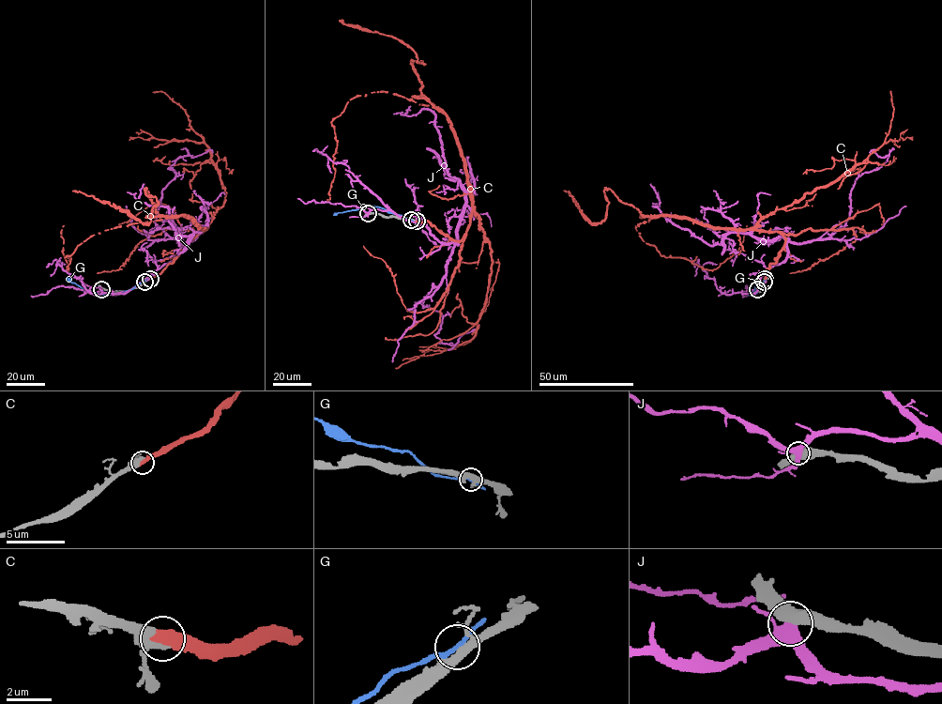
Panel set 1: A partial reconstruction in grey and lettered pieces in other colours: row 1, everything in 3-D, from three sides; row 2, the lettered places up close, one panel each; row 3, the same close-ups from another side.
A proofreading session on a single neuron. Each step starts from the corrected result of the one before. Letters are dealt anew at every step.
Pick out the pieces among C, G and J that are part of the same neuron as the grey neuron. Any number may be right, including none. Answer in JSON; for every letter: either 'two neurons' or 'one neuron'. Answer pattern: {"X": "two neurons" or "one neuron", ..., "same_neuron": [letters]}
{"C": "one neuron", "G": "two neurons", "J": "two neurons", "same_neuron": ["C"]}

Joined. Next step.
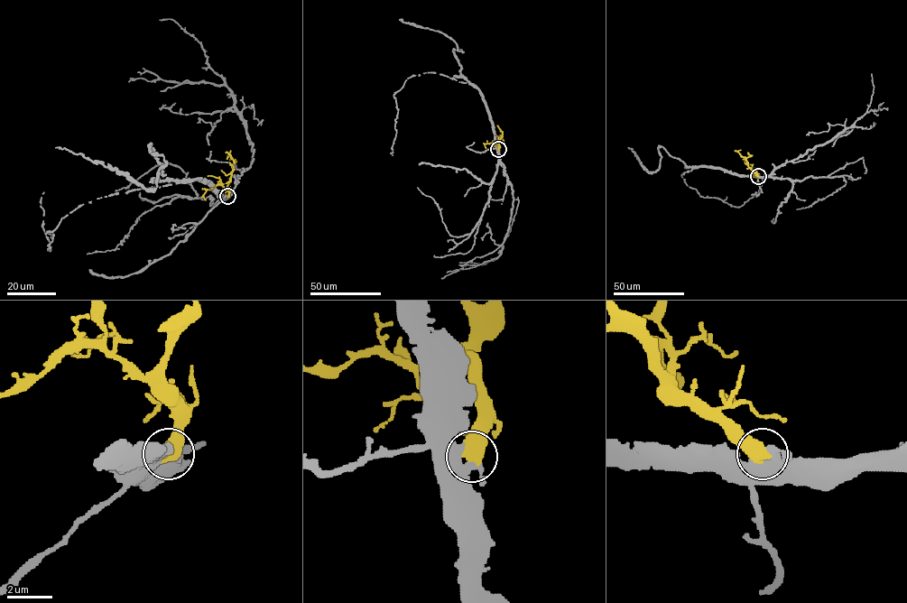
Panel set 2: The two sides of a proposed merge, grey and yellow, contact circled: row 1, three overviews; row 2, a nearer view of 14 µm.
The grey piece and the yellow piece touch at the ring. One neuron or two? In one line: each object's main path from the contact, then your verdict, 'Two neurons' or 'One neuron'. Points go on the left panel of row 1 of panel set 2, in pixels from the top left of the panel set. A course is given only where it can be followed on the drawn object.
Course of grey: (227, 196), (194, 179), (97, 199), (45, 233), (53, 236), (48, 249), (43, 192). Course of yellow: (227, 196), (234, 161), (225, 152). Two neurons

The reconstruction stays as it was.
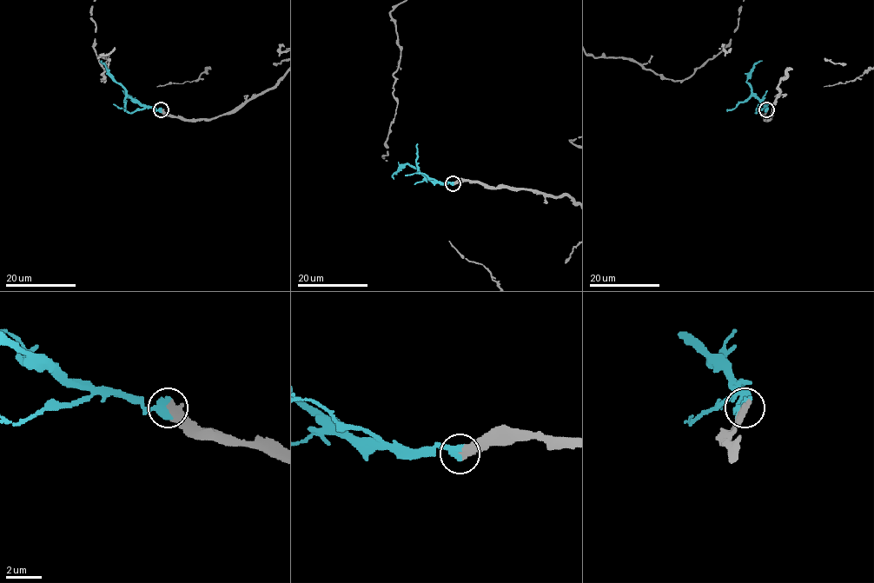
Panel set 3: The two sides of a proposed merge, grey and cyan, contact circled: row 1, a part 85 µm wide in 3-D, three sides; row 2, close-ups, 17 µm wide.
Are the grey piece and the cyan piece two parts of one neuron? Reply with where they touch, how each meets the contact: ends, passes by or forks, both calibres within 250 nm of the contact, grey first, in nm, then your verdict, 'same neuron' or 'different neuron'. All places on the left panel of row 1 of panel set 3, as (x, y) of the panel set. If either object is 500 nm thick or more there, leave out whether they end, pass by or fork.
place (161, 109); calibres 460 and 500 nm; same neuron

